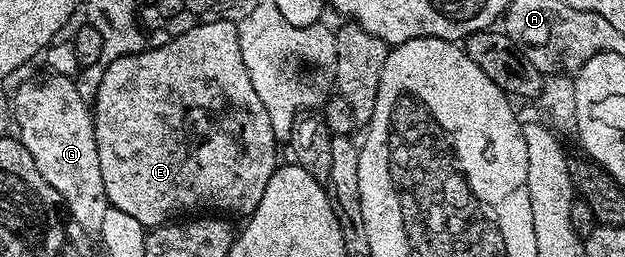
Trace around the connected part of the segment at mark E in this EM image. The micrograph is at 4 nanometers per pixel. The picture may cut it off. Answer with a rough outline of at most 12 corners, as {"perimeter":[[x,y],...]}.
{"perimeter":[[237,25],[112,60],[111,207],[249,215],[279,165]]}

